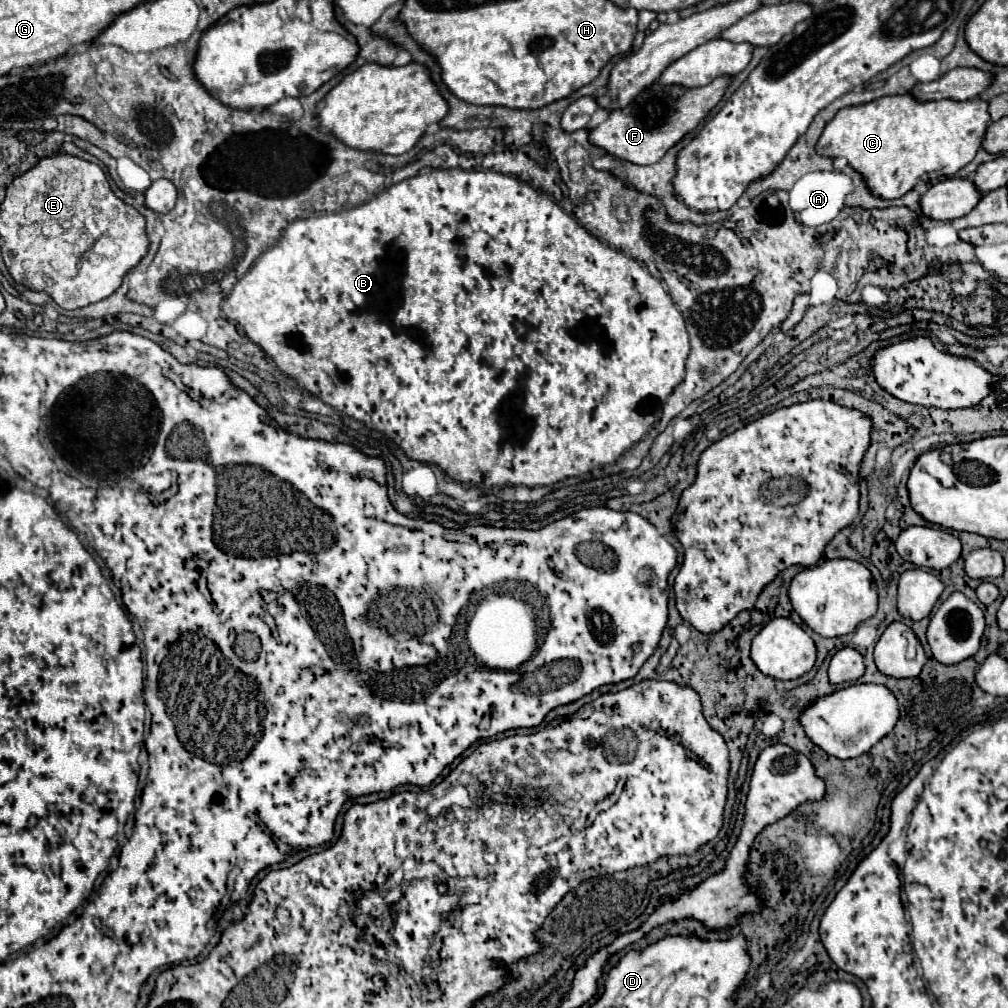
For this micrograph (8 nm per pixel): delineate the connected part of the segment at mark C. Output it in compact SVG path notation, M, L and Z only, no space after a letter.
M895 94L839 110L825 126L815 148L829 158L845 156L847 162L865 176L873 194L901 198L921 184L921 180L949 178L969 164L981 148L981 138L985 138L989 124L989 102L981 98L965 102L949 98L917 102L913 94Z

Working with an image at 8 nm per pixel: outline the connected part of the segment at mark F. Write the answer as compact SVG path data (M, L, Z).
M719 76L711 84L701 88L685 88L679 84L663 86L661 82L653 82L629 106L613 110L601 126L593 128L589 132L589 142L605 148L611 156L633 164L659 162L669 148L681 142L707 118L707 114L723 98L729 84L729 76Z

